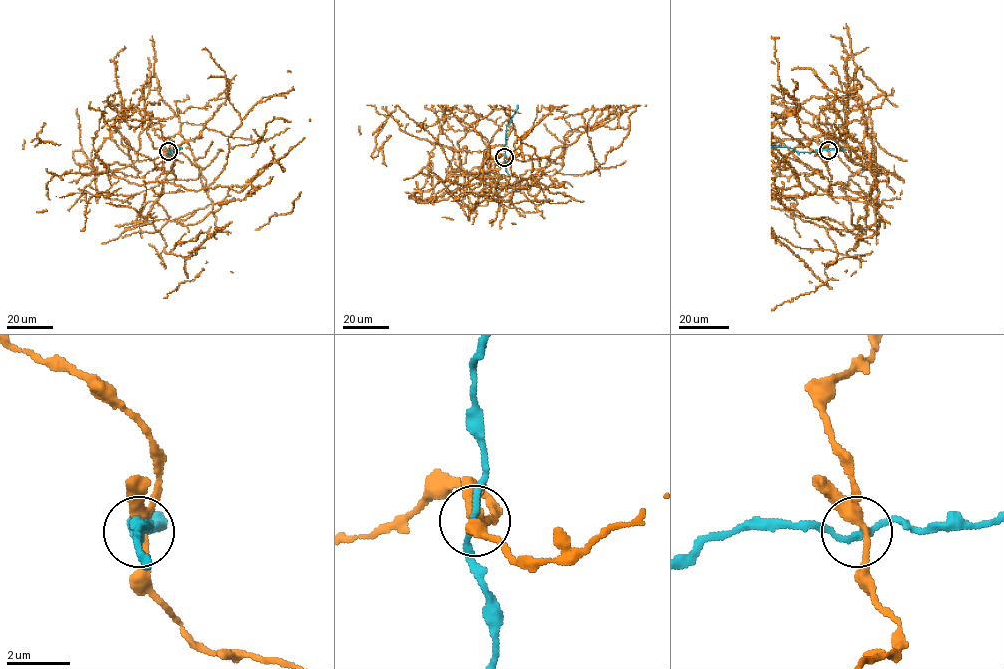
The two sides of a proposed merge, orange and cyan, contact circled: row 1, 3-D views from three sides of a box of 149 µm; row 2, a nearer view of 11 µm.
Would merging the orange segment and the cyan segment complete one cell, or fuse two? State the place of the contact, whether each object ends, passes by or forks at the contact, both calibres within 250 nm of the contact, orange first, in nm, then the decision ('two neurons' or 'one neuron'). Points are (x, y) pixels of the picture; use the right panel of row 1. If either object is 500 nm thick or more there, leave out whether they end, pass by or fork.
place (828, 150); orange forks; cyan passes by; calibres 280 and 180 nm; one neuron

